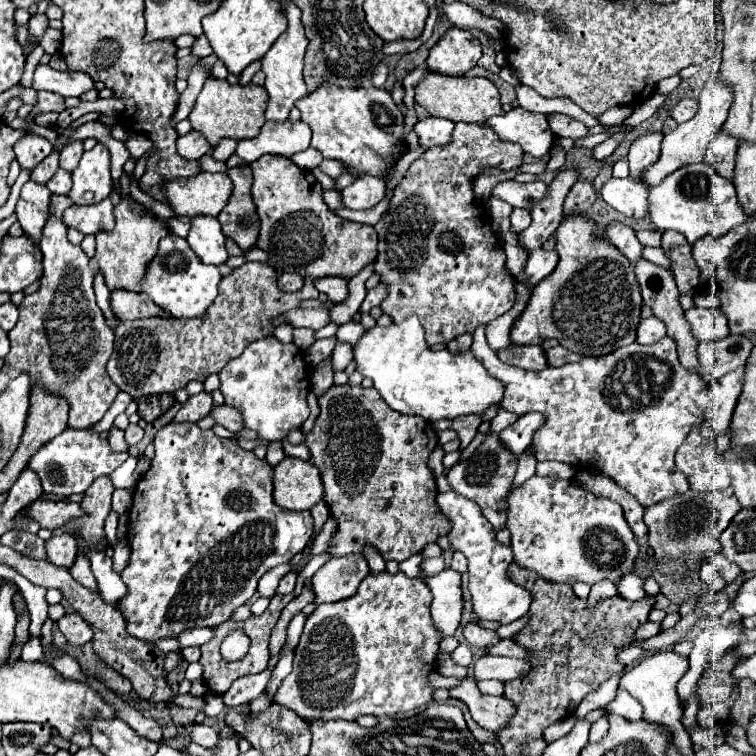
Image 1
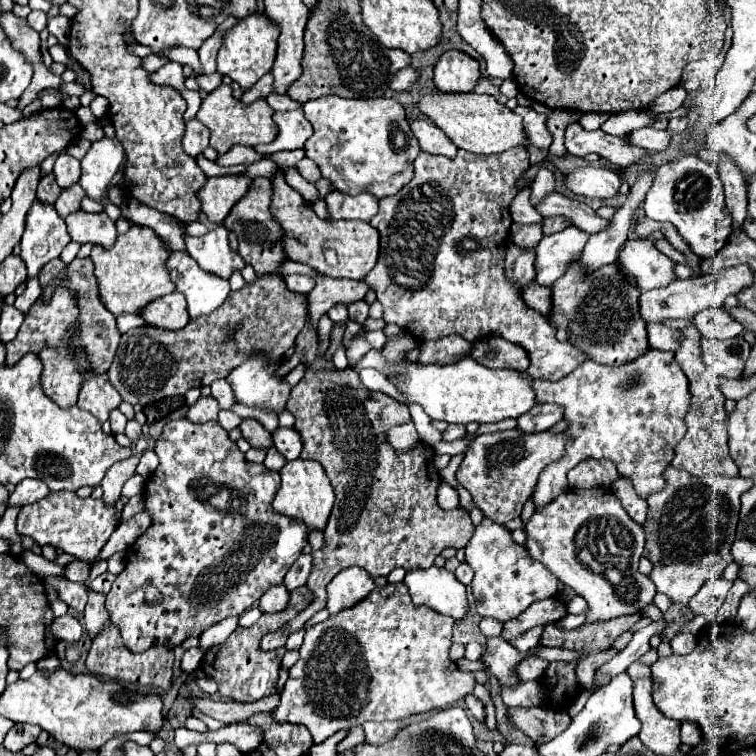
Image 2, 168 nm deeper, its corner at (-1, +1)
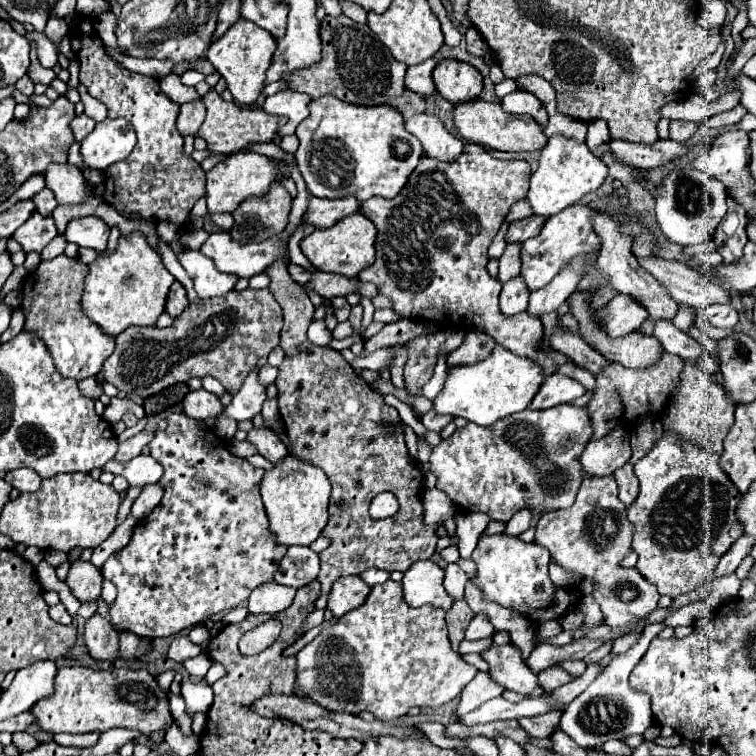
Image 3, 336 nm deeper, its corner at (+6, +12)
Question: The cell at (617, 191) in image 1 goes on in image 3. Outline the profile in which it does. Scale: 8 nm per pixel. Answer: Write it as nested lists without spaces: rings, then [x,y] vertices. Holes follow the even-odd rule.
[[[552,136],[540,154],[540,166],[530,178],[530,190],[526,198],[530,200],[534,214],[552,216],[578,202],[584,194],[598,190],[606,180],[606,176],[608,166],[604,164],[602,158],[594,156],[588,150],[588,146],[562,136]]]

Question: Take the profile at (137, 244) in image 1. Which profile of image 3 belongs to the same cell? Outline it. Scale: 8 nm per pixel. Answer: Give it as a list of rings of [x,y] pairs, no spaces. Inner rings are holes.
[[[130,232],[118,238],[114,252],[110,254],[100,252],[96,254],[96,260],[88,264],[88,276],[86,276],[86,286],[82,294],[82,308],[86,316],[90,316],[100,328],[106,328],[106,334],[112,334],[112,336],[118,336],[118,332],[126,330],[132,324],[156,326],[158,316],[164,312],[166,294],[172,282],[174,282],[174,276],[164,268],[158,252],[146,242],[146,236],[142,236],[142,232]]]

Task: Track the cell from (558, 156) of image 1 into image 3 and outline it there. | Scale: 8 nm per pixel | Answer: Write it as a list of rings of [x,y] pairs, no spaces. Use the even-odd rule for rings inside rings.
[[[522,198],[522,200],[518,200],[518,202],[510,208],[506,220],[520,220],[520,218],[530,216],[530,214],[532,214],[532,206],[530,206],[528,198]]]

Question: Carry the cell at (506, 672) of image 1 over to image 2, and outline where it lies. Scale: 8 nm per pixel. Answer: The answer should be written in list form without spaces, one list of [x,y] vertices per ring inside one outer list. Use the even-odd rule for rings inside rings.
[[[531,657],[531,659],[525,659],[517,667],[517,673],[519,673],[519,677],[525,677],[525,681],[533,681],[533,679],[541,679],[541,675],[545,673],[547,667],[549,667],[549,663],[545,659]]]

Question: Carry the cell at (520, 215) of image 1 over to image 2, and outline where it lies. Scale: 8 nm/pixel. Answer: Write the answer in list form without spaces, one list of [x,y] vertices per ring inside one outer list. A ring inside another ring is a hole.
[[[541,223],[525,225],[525,227],[513,225],[511,233],[513,233],[513,243],[517,243],[517,247],[521,247],[521,249],[535,249],[537,243],[541,241],[541,237],[543,237]]]

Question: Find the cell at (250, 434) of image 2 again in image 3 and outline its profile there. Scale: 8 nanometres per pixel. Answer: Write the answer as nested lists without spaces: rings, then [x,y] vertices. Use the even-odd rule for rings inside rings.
[[[254,426],[254,428],[248,432],[248,442],[254,444],[256,450],[258,450],[266,460],[270,460],[270,462],[274,462],[274,464],[276,464],[282,456],[288,454],[284,442],[276,436],[274,430],[270,430],[270,428],[266,428],[266,426],[262,426],[262,428],[256,428],[256,426]]]

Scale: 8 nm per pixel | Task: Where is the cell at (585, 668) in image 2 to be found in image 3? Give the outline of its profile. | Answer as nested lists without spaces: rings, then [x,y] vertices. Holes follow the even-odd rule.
[[[564,660],[562,668],[572,674],[572,676],[580,676],[586,670],[586,662],[584,660]]]

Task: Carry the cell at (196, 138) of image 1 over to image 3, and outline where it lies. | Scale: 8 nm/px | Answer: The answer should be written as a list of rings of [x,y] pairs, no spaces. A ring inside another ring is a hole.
[[[202,100],[186,102],[180,106],[180,116],[176,122],[176,128],[182,136],[196,136],[198,128],[202,126],[204,120],[204,104]]]

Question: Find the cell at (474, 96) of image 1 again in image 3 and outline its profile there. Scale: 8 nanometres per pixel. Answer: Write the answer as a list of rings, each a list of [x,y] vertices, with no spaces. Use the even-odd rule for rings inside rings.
[[[482,98],[460,102],[460,104],[454,104],[452,118],[454,118],[456,132],[464,140],[476,142],[480,146],[488,146],[488,148],[494,148],[494,150],[534,152],[534,150],[542,150],[546,146],[546,142],[548,142],[548,138],[544,136],[542,128],[530,116],[504,112],[500,102],[486,102]]]

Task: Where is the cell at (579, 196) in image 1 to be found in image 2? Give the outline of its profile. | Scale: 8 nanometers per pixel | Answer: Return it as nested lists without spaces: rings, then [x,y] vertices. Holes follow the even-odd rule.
[[[549,217],[549,219],[543,219],[541,229],[543,229],[543,235],[553,235],[553,233],[563,231],[563,229],[569,227],[569,225],[571,225],[571,223],[569,223],[565,217]]]

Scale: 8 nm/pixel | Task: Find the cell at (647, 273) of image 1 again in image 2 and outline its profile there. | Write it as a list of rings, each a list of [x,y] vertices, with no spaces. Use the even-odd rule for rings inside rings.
[[[687,327],[683,329],[683,341],[679,351],[675,353],[677,363],[683,367],[687,379],[689,379],[689,393],[691,393],[691,407],[685,415],[685,425],[687,425],[687,433],[681,439],[681,443],[677,443],[675,447],[675,457],[671,461],[673,467],[677,469],[685,469],[691,475],[697,477],[705,477],[709,473],[723,473],[723,475],[737,475],[737,465],[729,455],[729,447],[727,447],[727,431],[725,431],[725,423],[727,423],[727,411],[725,411],[725,397],[719,389],[719,379],[717,375],[709,375],[705,361],[701,359],[701,347],[699,347],[699,339],[701,333],[697,331],[697,327]]]

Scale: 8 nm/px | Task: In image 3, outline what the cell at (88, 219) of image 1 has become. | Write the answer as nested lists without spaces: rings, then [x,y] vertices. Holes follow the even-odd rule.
[[[84,216],[84,218],[74,218],[66,226],[66,240],[92,248],[96,252],[106,250],[110,228],[98,218],[98,216]]]

